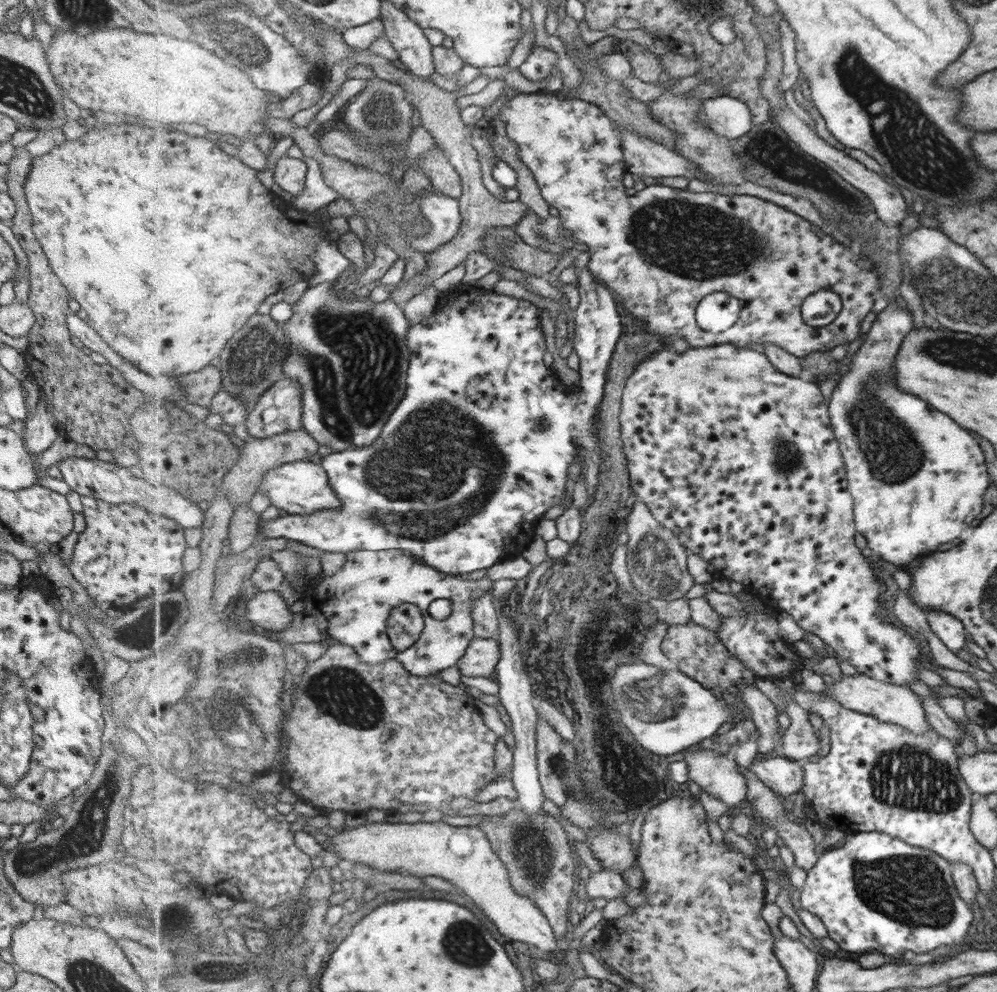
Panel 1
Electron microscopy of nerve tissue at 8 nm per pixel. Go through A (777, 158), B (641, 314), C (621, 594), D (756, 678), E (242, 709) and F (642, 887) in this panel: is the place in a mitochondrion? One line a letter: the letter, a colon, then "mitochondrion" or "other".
A: mitochondrion
B: other
C: mitochondrion
D: other
E: mitochondrion
F: other

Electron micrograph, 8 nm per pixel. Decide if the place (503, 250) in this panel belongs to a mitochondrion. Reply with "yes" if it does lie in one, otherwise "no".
yes

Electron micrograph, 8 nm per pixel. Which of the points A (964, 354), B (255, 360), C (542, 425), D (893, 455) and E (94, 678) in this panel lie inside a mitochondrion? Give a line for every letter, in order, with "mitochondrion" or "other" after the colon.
A: mitochondrion
B: mitochondrion
C: mitochondrion
D: mitochondrion
E: other

